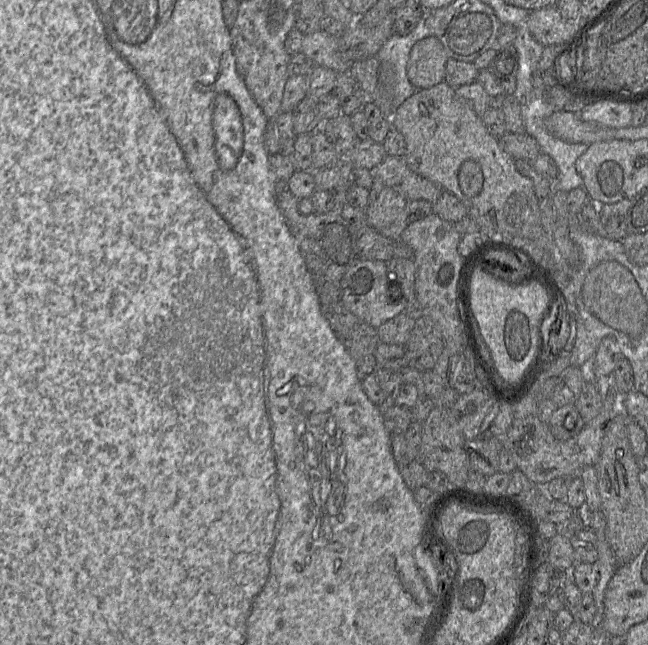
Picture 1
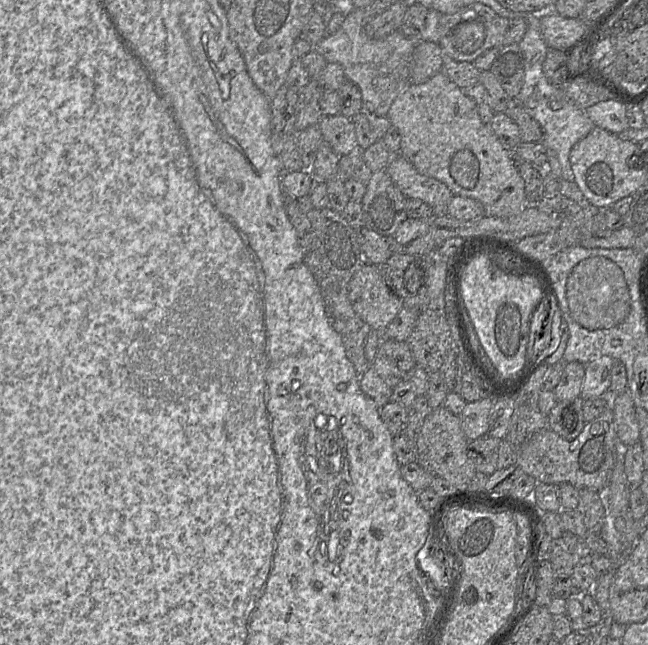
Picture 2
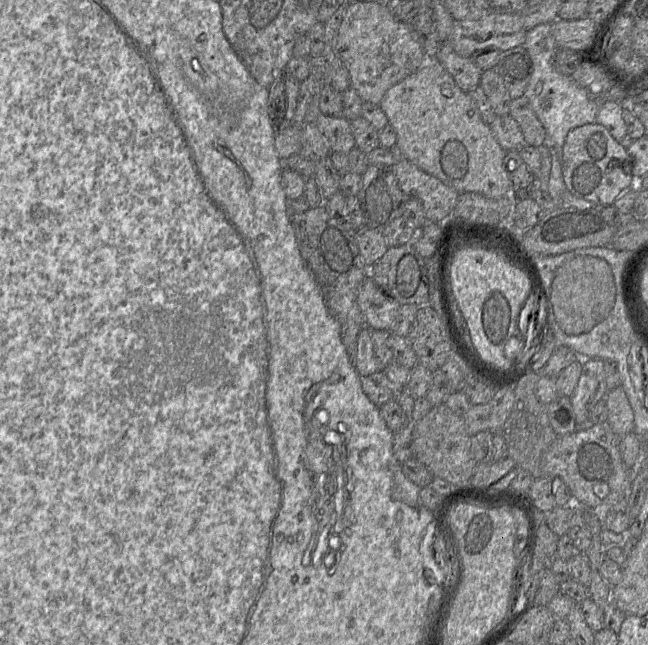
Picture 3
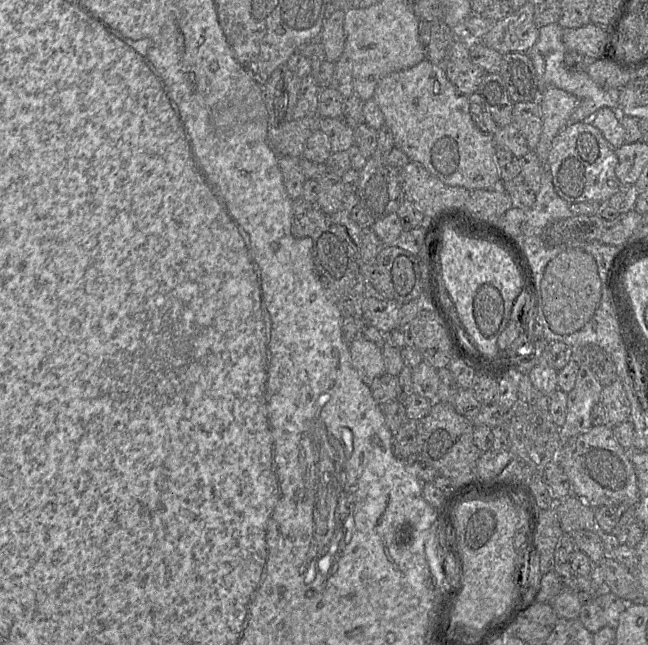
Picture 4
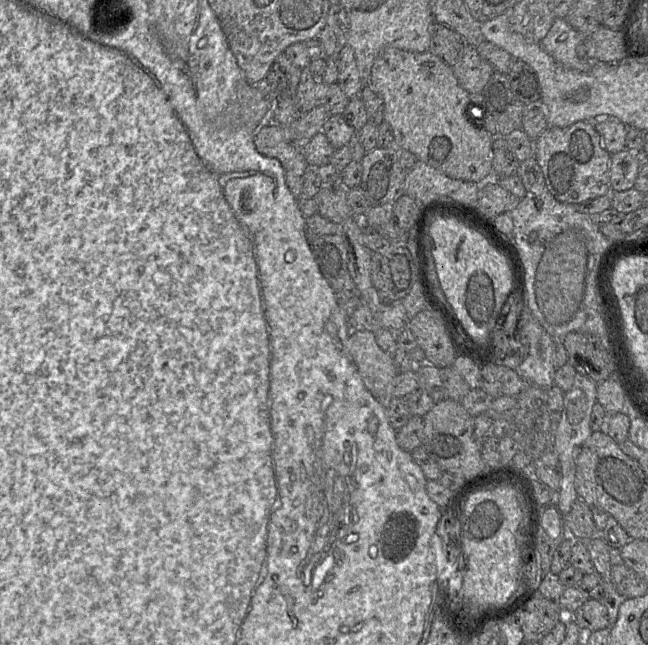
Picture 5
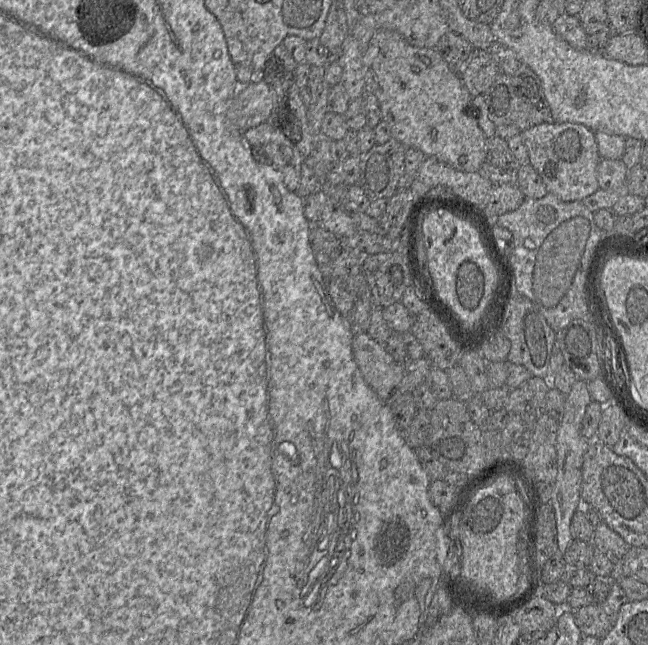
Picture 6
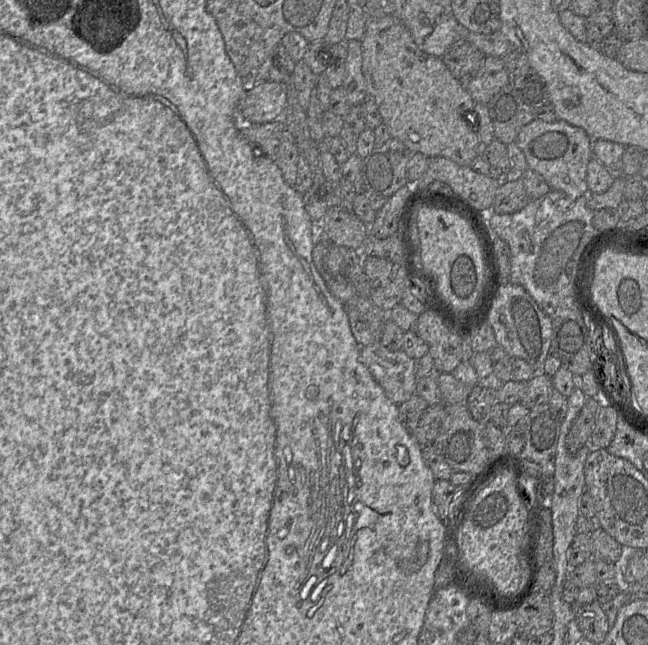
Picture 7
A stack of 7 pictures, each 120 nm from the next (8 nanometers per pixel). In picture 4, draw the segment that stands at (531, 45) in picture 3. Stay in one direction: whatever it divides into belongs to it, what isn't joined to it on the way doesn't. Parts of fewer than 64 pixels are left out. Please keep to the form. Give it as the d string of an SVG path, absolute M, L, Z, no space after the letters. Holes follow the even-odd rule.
M558 23L548 24L539 28L537 42L527 52L531 58L539 80L539 96L545 87L557 87L578 99L578 106L570 117L570 123L590 121L601 108L608 107L619 112L620 89L604 89L595 83L585 72L573 72L566 68L564 56L567 49L563 43L564 29Z

